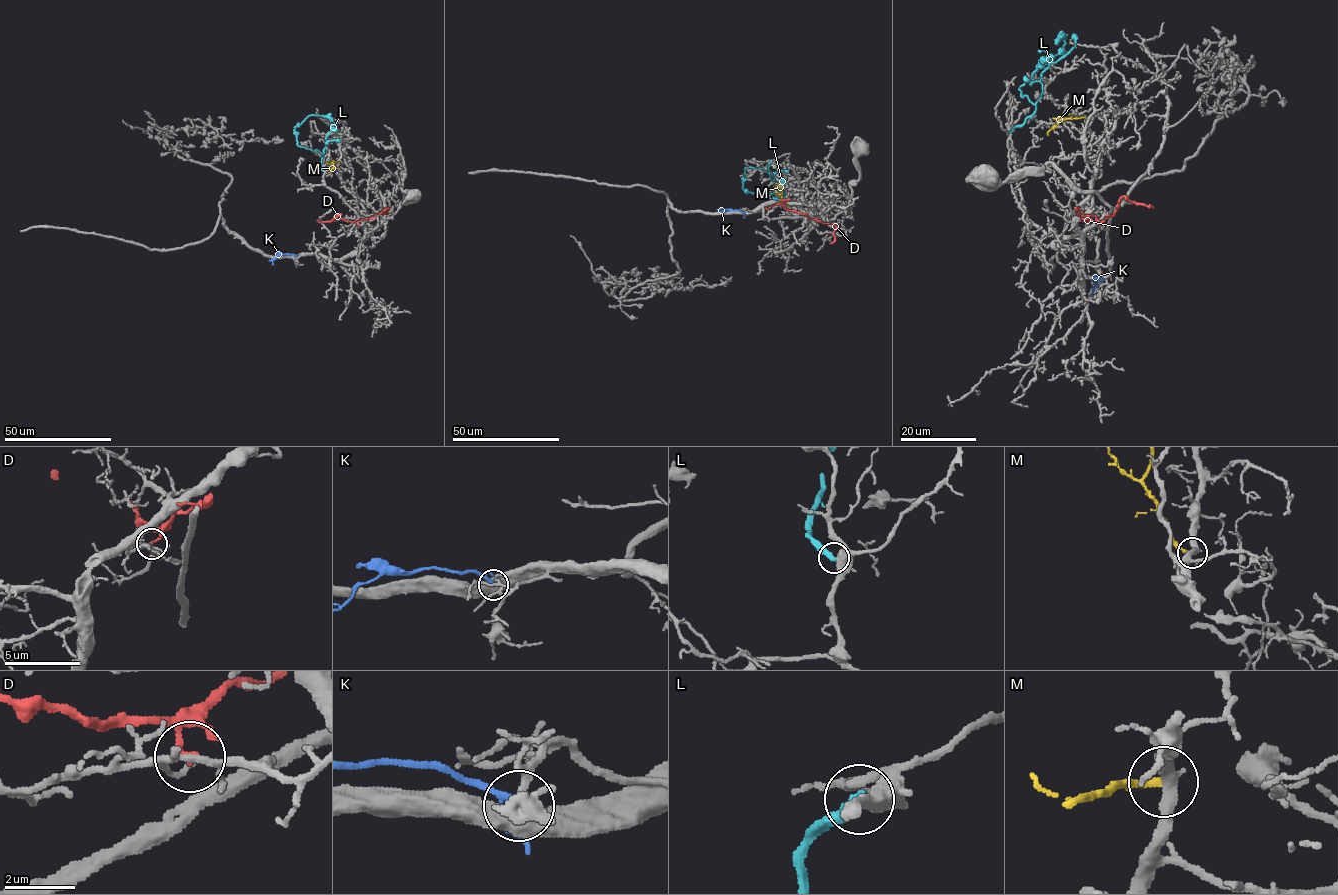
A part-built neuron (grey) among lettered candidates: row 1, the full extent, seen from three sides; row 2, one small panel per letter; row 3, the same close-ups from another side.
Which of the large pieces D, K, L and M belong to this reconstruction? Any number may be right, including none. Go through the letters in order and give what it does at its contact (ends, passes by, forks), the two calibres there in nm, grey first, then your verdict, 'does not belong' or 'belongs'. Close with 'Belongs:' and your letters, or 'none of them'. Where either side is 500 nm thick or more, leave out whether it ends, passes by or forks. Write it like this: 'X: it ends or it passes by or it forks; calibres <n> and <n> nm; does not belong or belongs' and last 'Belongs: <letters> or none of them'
D: it ends; calibres 180 and 140 nm; does not belong
K: calibres 600 and 140 nm; does not belong
L: calibres 550 and 360 nm; does not belong
M: it ends; calibres 400 and 190 nm; does not belong
Belongs: none of them

